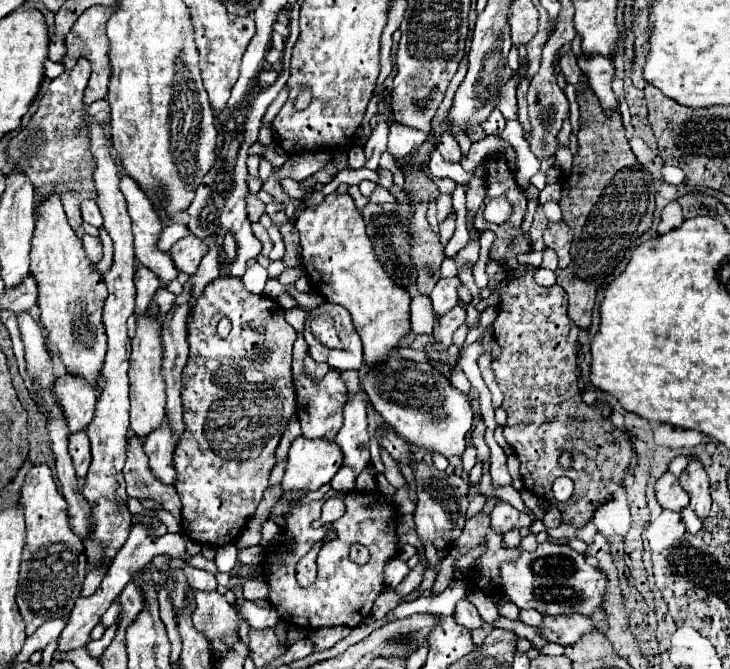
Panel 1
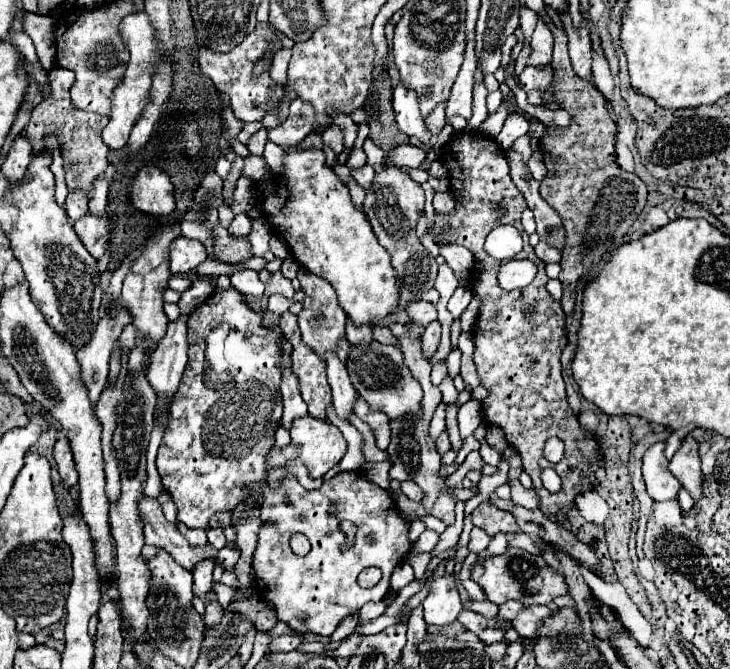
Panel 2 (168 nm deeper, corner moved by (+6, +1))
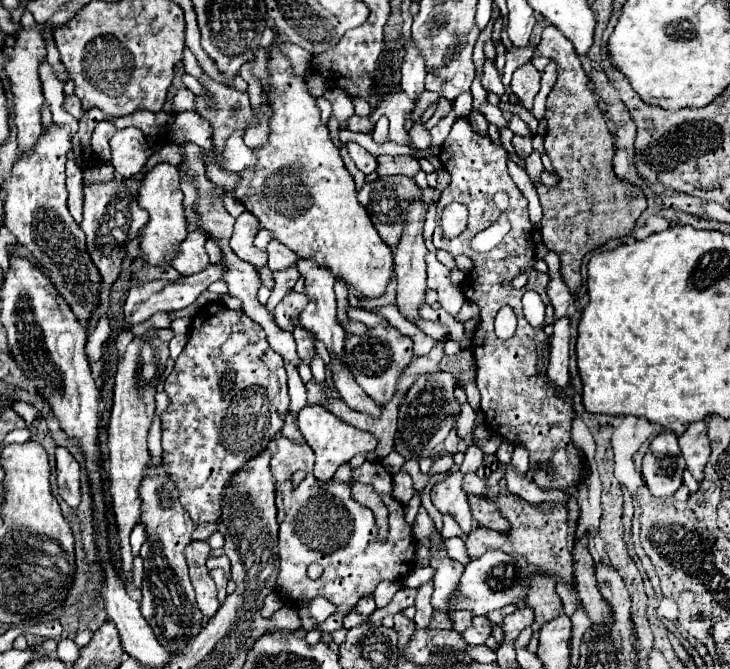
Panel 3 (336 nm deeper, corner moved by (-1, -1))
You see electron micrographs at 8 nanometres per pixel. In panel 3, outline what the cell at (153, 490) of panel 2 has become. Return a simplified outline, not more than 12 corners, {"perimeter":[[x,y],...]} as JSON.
{"perimeter":[[138,524],[130,534],[134,554],[146,540],[144,524]]}

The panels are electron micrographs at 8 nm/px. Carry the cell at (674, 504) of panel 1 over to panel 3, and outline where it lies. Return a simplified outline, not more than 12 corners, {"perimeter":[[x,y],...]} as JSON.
{"perimeter":[[658,434],[644,456],[644,482],[658,498],[682,486],[678,438]]}

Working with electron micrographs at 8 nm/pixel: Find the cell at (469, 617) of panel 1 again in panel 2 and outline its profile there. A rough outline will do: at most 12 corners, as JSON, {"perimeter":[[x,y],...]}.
{"perimeter":[[449,574],[429,584],[427,624],[451,624],[463,610]]}

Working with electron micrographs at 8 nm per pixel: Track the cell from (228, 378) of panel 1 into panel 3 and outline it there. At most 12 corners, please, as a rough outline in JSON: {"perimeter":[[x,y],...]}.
{"perimeter":[[222,302],[168,374],[162,464],[194,526],[284,426],[282,356]]}

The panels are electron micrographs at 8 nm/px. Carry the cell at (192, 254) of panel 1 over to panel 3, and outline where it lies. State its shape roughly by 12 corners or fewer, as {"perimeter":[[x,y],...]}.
{"perimeter":[[188,232],[172,266],[190,276],[210,260],[206,234]]}

